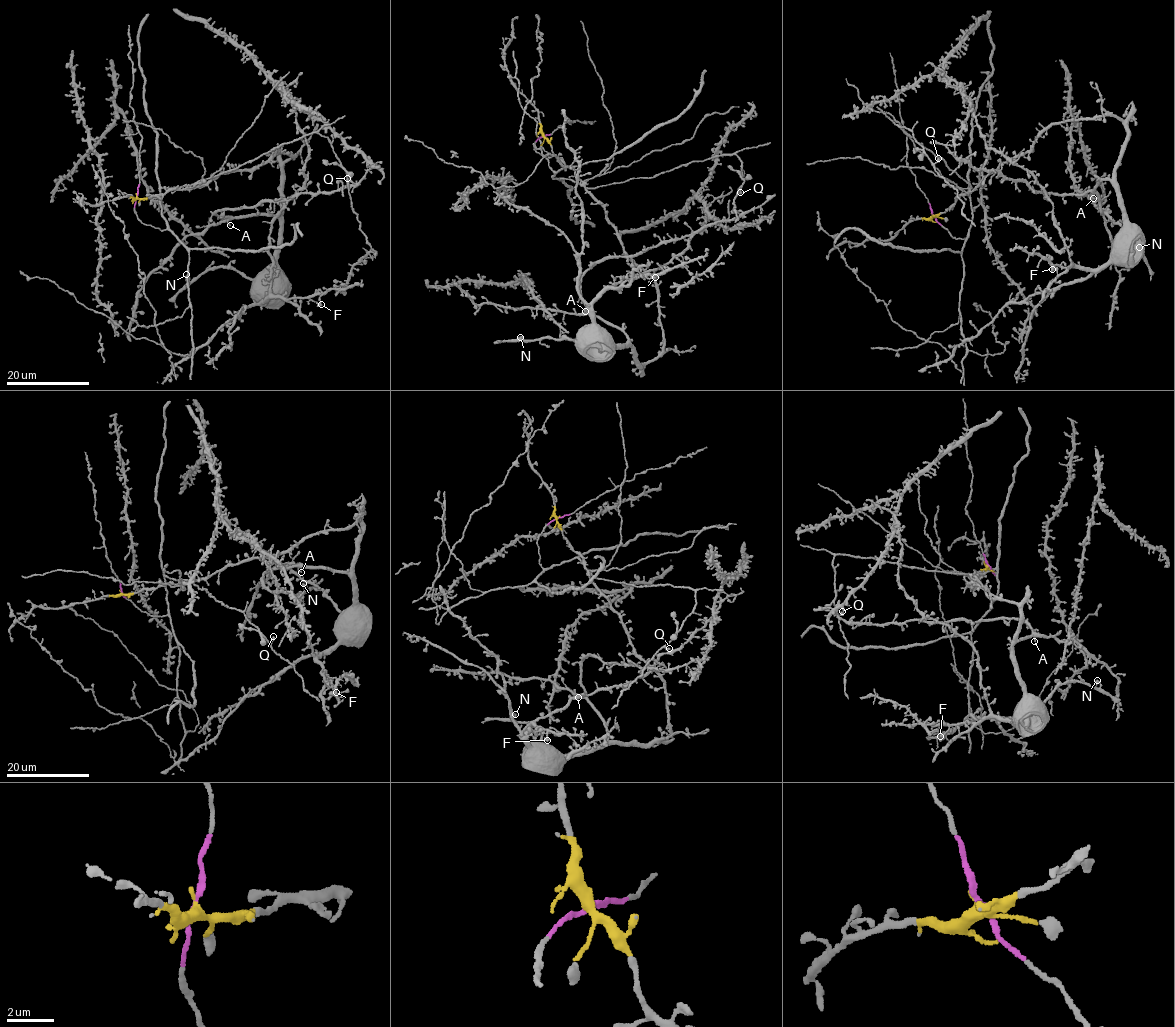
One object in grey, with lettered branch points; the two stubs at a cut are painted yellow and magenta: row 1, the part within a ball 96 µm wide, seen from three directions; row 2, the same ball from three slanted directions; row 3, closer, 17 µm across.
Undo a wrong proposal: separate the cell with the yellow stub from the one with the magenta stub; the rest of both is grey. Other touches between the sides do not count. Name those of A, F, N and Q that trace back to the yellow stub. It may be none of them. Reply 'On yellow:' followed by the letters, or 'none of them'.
On yellow: A, F, N

